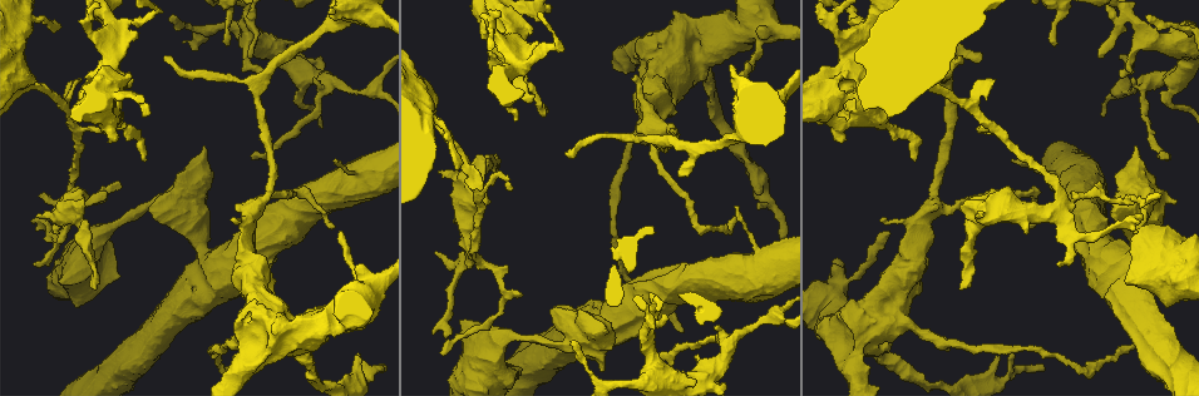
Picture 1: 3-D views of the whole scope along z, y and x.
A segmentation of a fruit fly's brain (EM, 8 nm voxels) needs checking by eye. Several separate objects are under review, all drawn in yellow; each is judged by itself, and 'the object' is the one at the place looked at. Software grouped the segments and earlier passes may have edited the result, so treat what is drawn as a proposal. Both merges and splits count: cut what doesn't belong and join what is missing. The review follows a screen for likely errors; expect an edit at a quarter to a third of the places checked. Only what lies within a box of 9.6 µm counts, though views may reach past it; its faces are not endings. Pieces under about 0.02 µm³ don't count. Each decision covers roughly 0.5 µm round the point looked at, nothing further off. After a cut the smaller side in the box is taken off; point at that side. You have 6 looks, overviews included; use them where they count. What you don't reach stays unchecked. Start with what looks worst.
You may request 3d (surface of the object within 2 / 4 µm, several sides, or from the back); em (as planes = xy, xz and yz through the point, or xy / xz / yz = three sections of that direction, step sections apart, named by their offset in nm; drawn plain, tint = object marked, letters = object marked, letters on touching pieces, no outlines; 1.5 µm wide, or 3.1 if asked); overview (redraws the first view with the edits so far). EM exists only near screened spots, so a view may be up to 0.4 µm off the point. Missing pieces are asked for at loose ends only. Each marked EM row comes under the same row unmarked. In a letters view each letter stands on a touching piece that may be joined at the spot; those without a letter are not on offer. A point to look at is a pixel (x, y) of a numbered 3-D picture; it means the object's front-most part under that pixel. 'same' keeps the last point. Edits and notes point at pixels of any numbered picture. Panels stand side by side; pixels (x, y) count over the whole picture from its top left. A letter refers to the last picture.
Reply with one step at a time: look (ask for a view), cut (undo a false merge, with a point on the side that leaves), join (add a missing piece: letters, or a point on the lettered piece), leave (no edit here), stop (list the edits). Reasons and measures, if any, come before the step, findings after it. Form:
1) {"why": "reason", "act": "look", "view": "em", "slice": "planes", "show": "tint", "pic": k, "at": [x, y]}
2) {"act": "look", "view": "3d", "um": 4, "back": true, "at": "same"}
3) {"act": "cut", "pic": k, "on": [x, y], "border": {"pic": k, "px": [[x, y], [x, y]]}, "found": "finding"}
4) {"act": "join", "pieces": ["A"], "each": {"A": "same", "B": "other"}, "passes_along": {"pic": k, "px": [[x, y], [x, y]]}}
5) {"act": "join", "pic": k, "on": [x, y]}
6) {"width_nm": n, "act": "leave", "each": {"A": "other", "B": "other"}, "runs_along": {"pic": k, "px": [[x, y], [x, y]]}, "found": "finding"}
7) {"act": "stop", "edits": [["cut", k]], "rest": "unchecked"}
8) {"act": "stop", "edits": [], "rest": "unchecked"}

{"why": "stops while still wide", "act": "look", "view": "em", "slice": "planes", "show": "letters", "pic": 1, "at": [178, 175]}

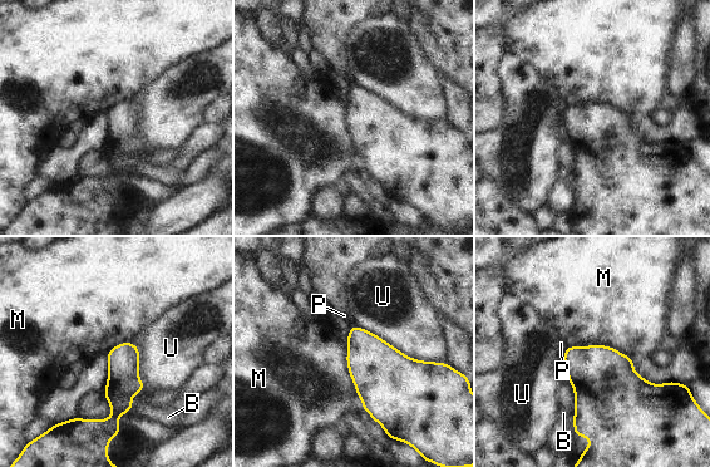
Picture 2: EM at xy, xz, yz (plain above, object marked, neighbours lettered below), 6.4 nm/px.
{"act": "leave", "each": {"B": "other", "M": "other", "P": "other", "U": "other"}, "runs_along": {"pic": 2, "px": [[128, 345], [119, 406], [108, 429]]}, "found": "no lettered piece goes on from it"}

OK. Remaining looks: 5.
{"why": "an open end", "act": "look", "view": "em", "slice": "planes", "show": "letters", "pic": 1, "at": [884, 221]}

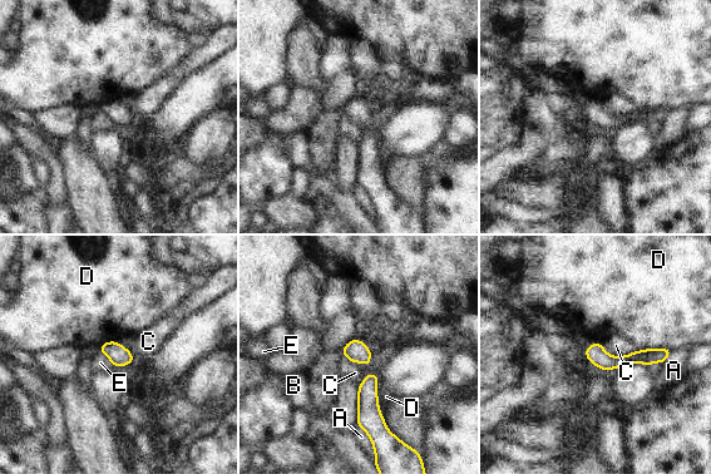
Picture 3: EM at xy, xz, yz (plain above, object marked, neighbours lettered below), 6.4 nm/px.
{"width_nm": 130, "act": "leave", "each": {"A": "other", "B": "other", "C": "other", "D": "other", "E": "other"}, "border": {"pic": 3, "px": [[601, 342], [612, 355], [638, 350]]}, "found": "none of them fits"}

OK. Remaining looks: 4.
{"why": "end of a long branch", "act": "look", "view": "em", "slice": "planes", "show": "letters", "pic": 1, "at": [334, 226]}

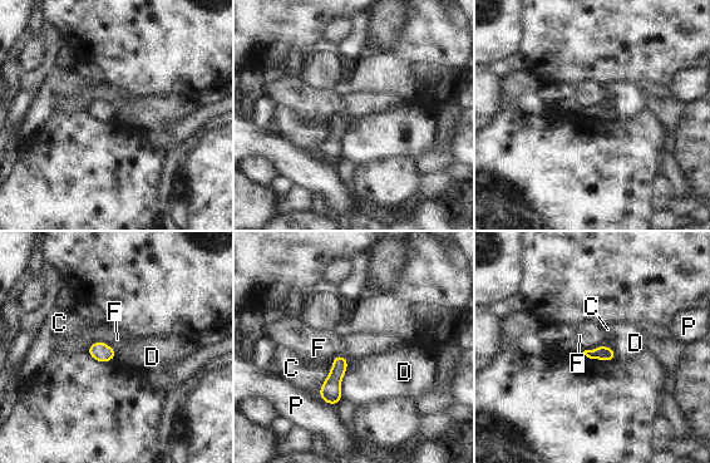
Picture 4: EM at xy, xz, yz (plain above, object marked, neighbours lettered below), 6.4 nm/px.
{"act": "leave", "each": {"C": "other", "D": "other", "F": "other", "P": "other"}, "found": "no lettered piece goes on from it"}

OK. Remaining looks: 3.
{"act": "stop", "edits": [], "rest": "unchecked"}

